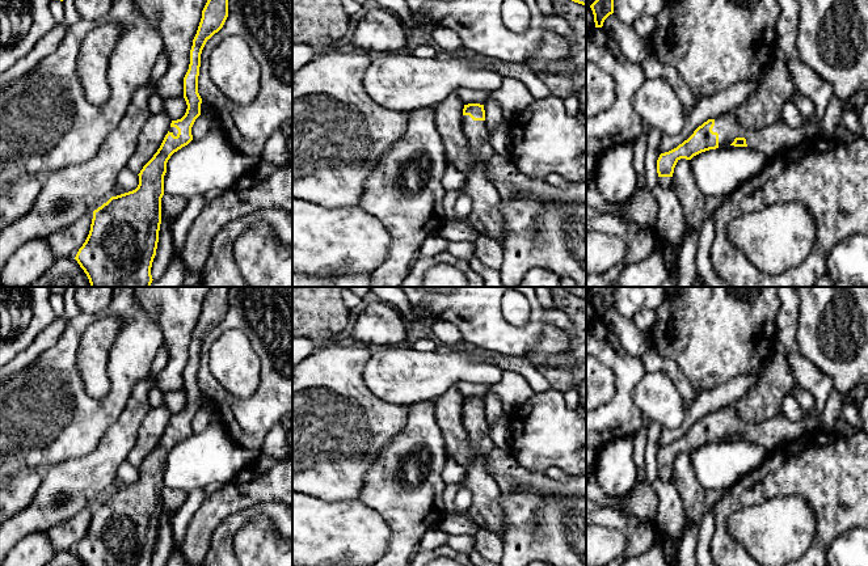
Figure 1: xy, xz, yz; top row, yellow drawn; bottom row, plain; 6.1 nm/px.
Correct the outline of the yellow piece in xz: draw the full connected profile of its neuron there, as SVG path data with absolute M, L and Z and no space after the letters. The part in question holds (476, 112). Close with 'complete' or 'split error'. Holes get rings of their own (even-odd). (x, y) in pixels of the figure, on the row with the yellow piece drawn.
M464 105L463 132L467 145L475 156L475 166L467 174L467 181L462 190L462 193L472 199L472 211L468 216L468 223L481 236L502 244L505 219L501 211L501 197L485 172L486 161L494 152L489 144L484 105Z | split error

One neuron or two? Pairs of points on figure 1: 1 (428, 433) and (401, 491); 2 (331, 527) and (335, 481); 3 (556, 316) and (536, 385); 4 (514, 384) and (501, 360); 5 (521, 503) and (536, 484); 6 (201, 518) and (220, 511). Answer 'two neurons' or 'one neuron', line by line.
1: one neuron
2: two neurons
3: two neurons
4: two neurons
5: two neurons
6: one neuron

